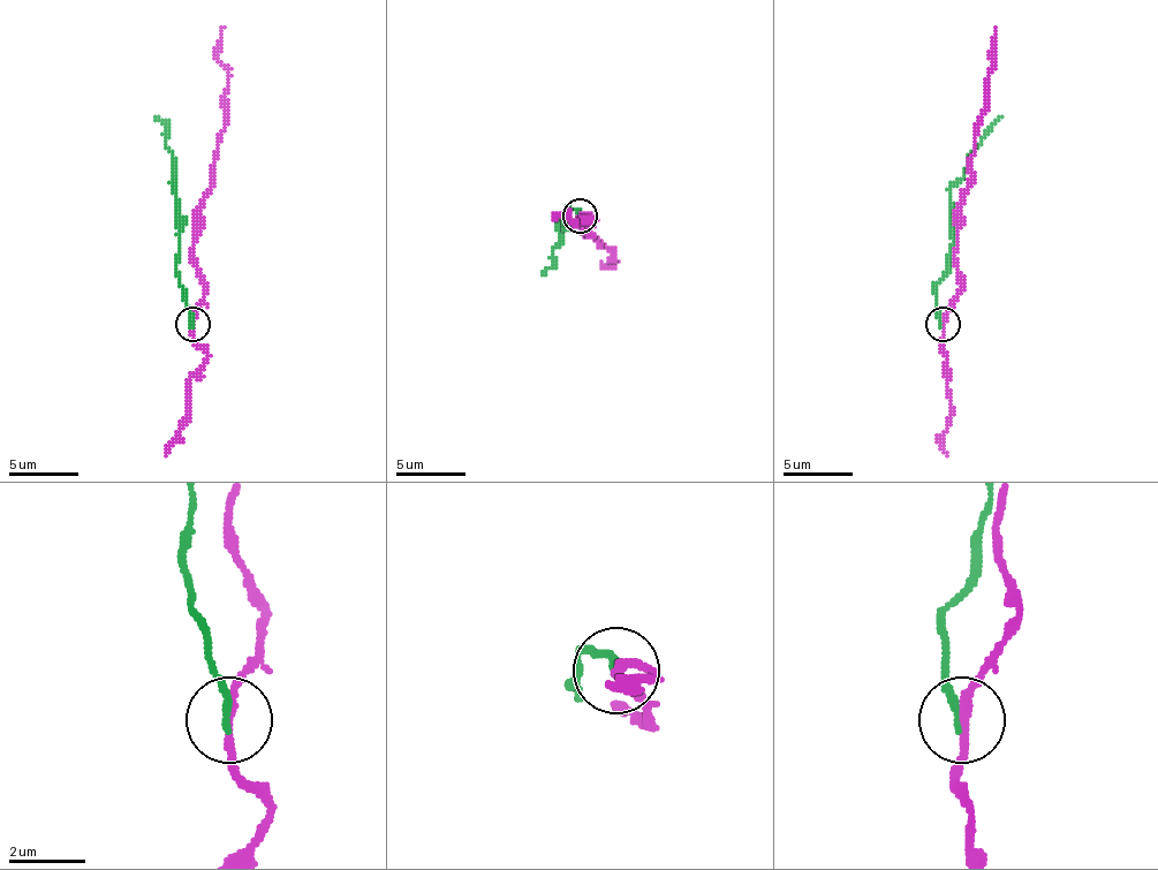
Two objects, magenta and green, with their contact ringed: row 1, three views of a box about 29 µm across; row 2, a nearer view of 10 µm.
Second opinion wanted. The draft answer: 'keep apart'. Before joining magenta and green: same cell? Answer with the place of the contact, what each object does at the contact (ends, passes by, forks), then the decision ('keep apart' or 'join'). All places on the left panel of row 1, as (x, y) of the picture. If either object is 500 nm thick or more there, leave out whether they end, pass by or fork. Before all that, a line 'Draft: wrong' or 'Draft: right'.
Draft: right
place (192, 324); magenta passes by; green ends; keep apart

